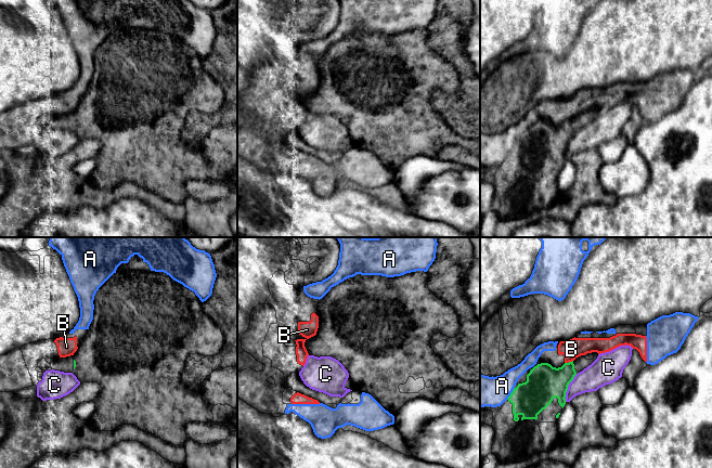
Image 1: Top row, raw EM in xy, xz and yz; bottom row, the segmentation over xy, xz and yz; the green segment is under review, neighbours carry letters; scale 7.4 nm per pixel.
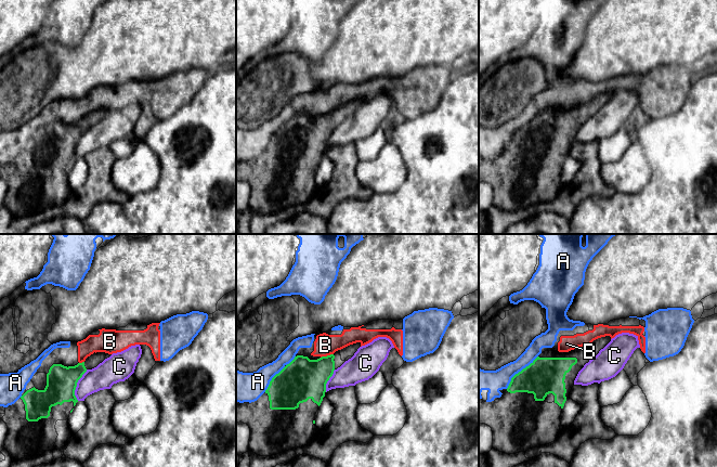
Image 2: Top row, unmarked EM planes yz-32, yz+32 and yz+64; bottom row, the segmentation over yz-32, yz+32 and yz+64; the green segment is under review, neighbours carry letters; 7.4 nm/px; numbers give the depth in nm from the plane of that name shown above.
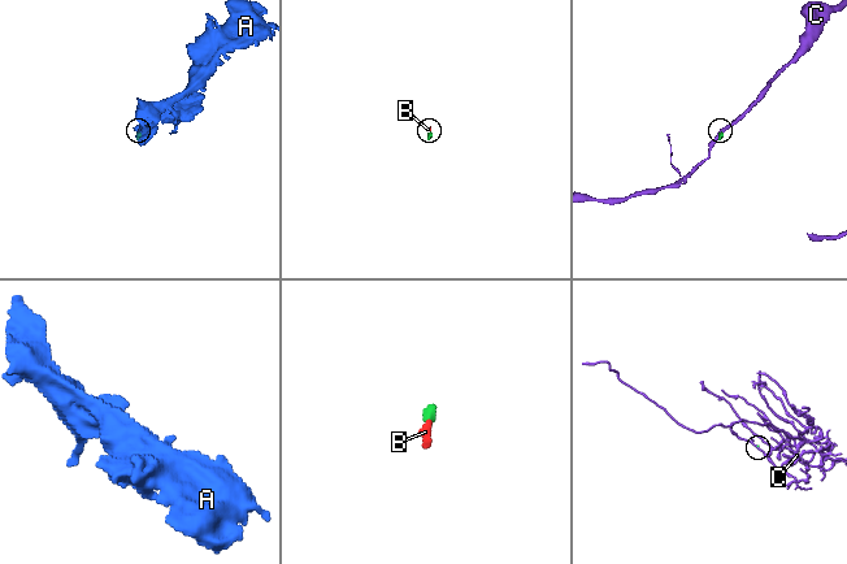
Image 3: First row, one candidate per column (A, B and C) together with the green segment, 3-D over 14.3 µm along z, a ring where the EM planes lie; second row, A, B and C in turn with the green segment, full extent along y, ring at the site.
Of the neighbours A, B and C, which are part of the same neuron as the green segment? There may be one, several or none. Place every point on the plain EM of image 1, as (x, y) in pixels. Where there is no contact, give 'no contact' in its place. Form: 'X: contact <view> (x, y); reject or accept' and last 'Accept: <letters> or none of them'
A: contact yz (510, 151); reject
B: contact yz (569, 119); reject
C: contact yz (567, 145); reject
Accept: none of them

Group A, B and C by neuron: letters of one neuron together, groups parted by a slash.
A B / C

